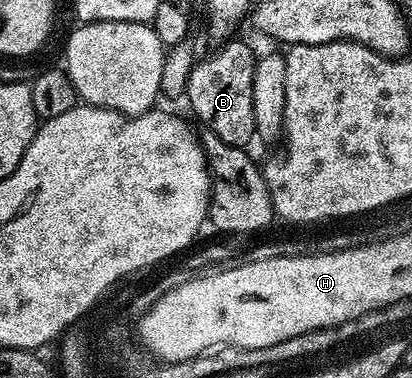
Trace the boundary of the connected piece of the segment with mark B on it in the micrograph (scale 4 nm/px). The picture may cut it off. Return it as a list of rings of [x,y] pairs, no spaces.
[[[228,39],[220,43],[219,48],[212,56],[207,56],[204,60],[196,59],[188,76],[185,100],[191,103],[191,108],[195,111],[195,116],[204,125],[206,131],[217,134],[221,142],[236,146],[250,145],[250,140],[256,139],[255,123],[253,122],[253,70],[257,59],[257,52],[254,52],[243,40]]]

